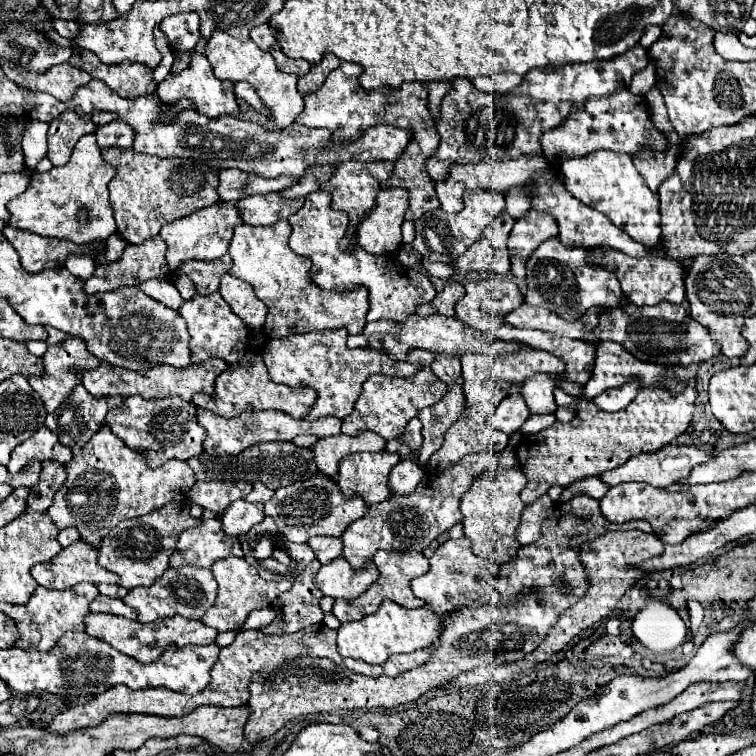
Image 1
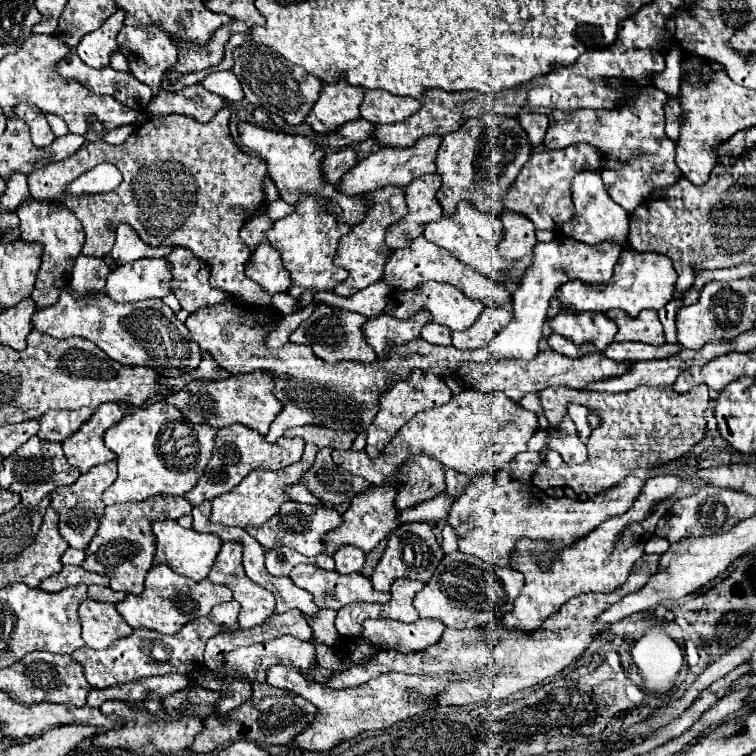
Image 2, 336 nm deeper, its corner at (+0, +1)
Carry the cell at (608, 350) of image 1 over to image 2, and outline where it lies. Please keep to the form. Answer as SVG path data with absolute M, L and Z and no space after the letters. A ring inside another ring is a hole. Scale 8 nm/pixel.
M550 334L548 344L552 346L552 350L556 350L560 354L566 354L566 356L582 356L582 354L596 352L596 348L592 344L584 344L584 346L576 348L576 344L572 340L568 340L568 338L560 336L560 334Z

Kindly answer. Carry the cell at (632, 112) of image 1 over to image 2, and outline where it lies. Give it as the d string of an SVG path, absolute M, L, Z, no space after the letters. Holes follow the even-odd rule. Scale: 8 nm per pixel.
M644 88L640 90L640 94L636 94L636 98L628 102L628 106L620 106L616 110L554 110L548 116L550 126L544 138L544 146L556 150L586 142L604 150L604 154L608 156L608 166L602 172L604 186L610 198L632 214L636 206L644 204L654 188L668 188L680 178L680 170L674 162L674 142L664 132L666 102L668 96L662 90Z

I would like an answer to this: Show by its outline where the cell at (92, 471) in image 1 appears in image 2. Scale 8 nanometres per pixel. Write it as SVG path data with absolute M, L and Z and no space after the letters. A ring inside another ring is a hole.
M116 462L100 464L94 466L88 474L82 474L76 484L72 486L60 486L56 492L52 492L52 506L60 514L60 536L72 546L86 550L92 536L98 530L100 518L104 514L104 502L102 502L102 492L116 480Z

